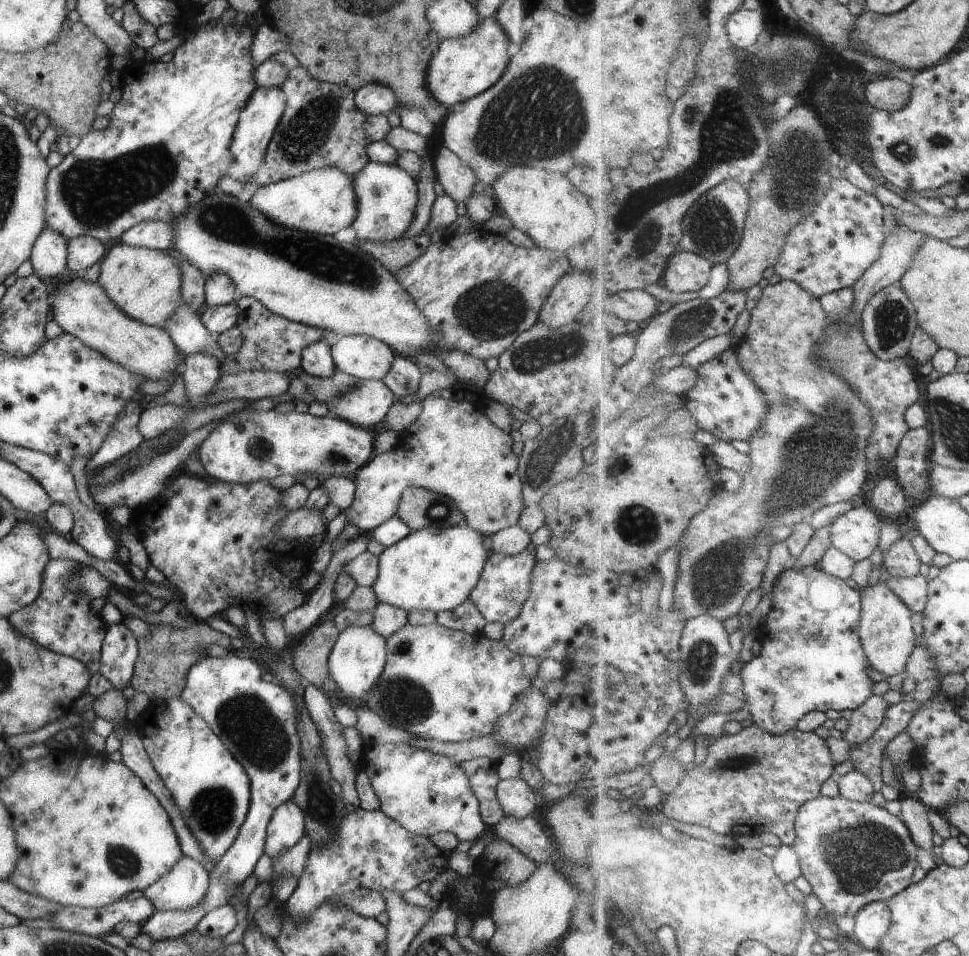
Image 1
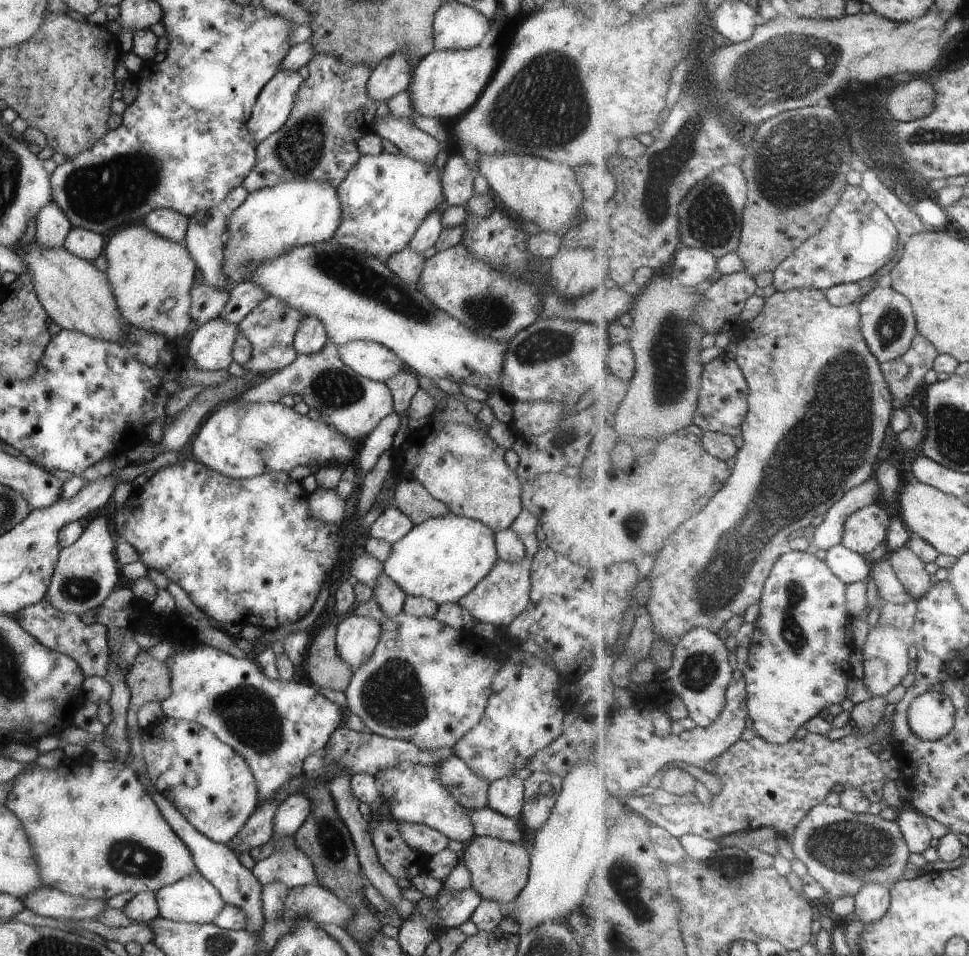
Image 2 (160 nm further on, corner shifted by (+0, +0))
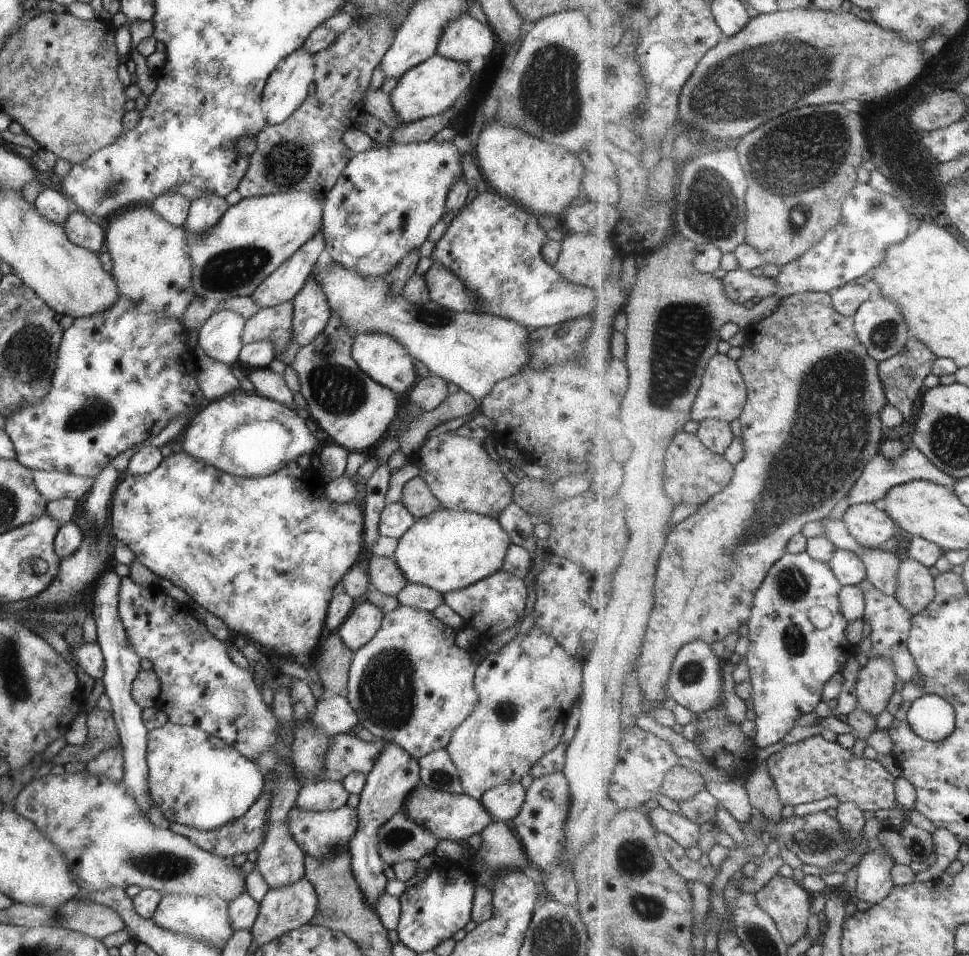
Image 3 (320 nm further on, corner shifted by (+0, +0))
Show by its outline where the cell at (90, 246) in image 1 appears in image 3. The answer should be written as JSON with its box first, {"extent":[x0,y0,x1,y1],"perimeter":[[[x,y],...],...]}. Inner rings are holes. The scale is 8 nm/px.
{"extent":[62,208,104,253],"perimeter":[[[71,208],[71,212],[64,218],[62,228],[65,236],[73,244],[86,248],[92,253],[103,250],[104,231],[85,213]]]}

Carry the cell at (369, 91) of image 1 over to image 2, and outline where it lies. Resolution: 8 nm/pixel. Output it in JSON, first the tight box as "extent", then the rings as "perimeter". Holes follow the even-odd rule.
{"extent":[365,48,412,104],"perimeter":[[[396,48],[394,53],[382,58],[370,70],[365,92],[377,104],[379,104],[379,100],[386,102],[395,93],[408,88],[411,71],[412,68],[404,52]]]}

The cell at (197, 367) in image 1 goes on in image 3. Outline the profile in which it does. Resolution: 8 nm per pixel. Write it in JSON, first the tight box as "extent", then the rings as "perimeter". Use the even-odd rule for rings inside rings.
{"extent":[197,307,244,365],"perimeter":[[[218,307],[197,331],[197,344],[209,358],[230,365],[238,358],[244,318],[235,310]]]}

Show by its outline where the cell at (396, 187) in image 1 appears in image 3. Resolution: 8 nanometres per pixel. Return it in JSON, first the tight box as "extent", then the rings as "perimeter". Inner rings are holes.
{"extent":[320,140,462,276],"perimeter":[[[451,140],[389,144],[354,154],[322,200],[320,226],[324,249],[331,260],[347,270],[355,270],[359,276],[386,276],[409,250],[423,244],[431,227],[445,214],[447,192],[462,175],[460,162],[460,152]]]}

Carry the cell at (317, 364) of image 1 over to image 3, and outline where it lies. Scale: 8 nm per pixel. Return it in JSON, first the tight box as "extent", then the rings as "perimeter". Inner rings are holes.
{"extent":[291,272,330,347],"perimeter":[[[313,272],[307,275],[304,285],[292,298],[291,334],[302,347],[319,334],[330,317],[330,306],[316,281]]]}

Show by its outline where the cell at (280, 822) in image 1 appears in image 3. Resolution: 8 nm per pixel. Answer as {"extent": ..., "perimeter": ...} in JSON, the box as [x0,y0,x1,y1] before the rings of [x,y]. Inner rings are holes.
{"extent":[294,780,347,811],"perimeter":[[[316,780],[299,787],[294,804],[306,811],[328,811],[344,806],[347,799],[341,781]]]}

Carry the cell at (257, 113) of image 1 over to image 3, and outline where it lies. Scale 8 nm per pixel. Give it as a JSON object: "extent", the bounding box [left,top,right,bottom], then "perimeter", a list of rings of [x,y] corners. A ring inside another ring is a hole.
{"extent":[260,47,314,125],"perimeter":[[[299,47],[275,65],[266,78],[260,100],[260,111],[267,125],[283,122],[305,100],[308,95],[308,86],[314,84],[312,62],[312,54],[303,47]]]}

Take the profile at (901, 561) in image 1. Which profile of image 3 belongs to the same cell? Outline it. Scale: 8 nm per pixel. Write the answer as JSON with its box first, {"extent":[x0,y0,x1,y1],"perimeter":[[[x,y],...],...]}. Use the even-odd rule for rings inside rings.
{"extent":[896,556,936,614],"perimeter":[[[910,556],[901,558],[898,573],[898,590],[896,598],[907,608],[911,614],[921,614],[931,602],[935,601],[936,596],[936,578],[931,576],[929,568],[921,562],[917,562]]]}

